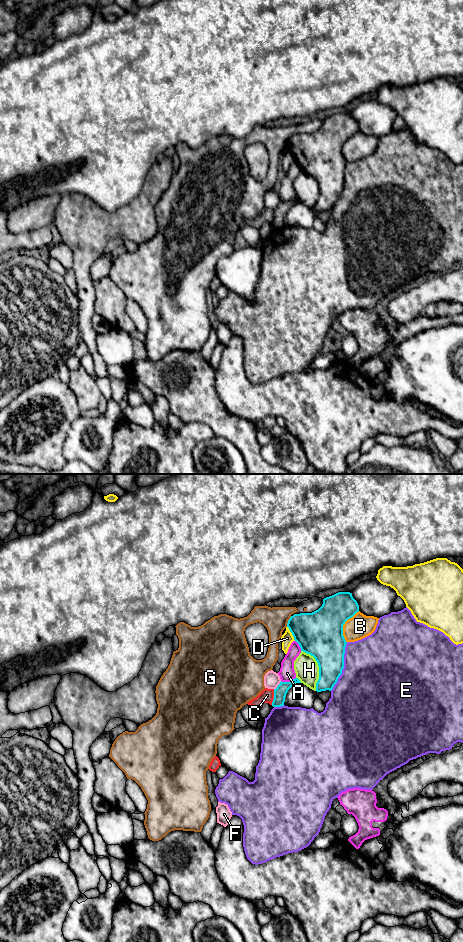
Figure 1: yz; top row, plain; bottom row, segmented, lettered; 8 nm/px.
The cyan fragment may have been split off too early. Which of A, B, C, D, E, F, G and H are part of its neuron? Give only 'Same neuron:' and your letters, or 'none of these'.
Same neuron: none of these

